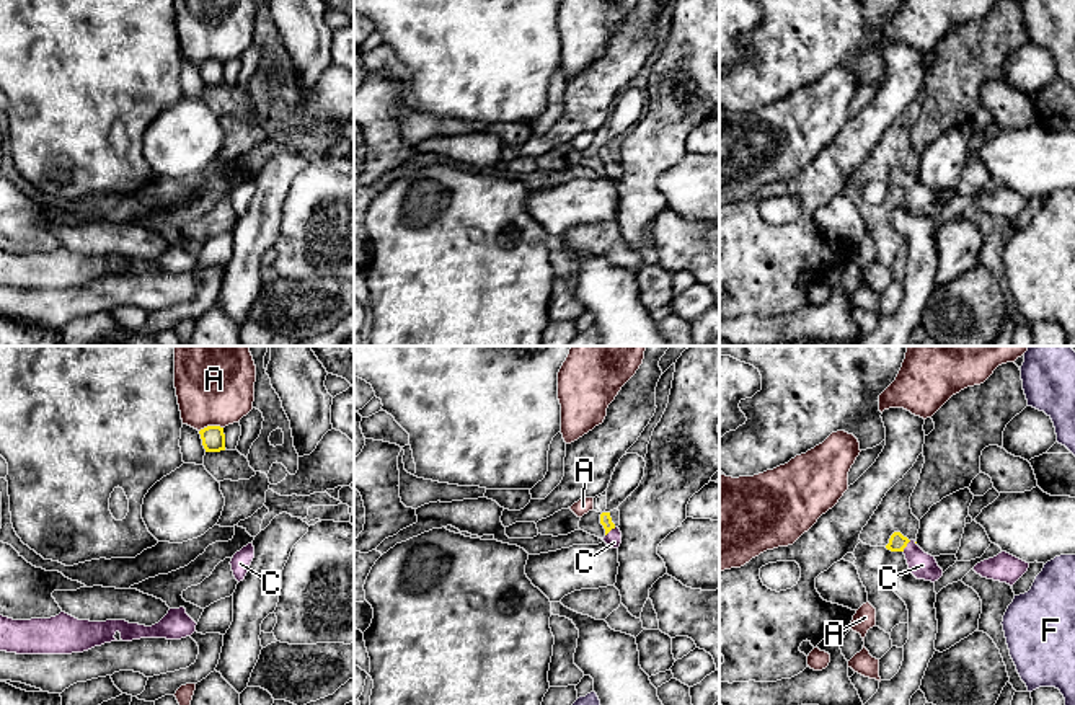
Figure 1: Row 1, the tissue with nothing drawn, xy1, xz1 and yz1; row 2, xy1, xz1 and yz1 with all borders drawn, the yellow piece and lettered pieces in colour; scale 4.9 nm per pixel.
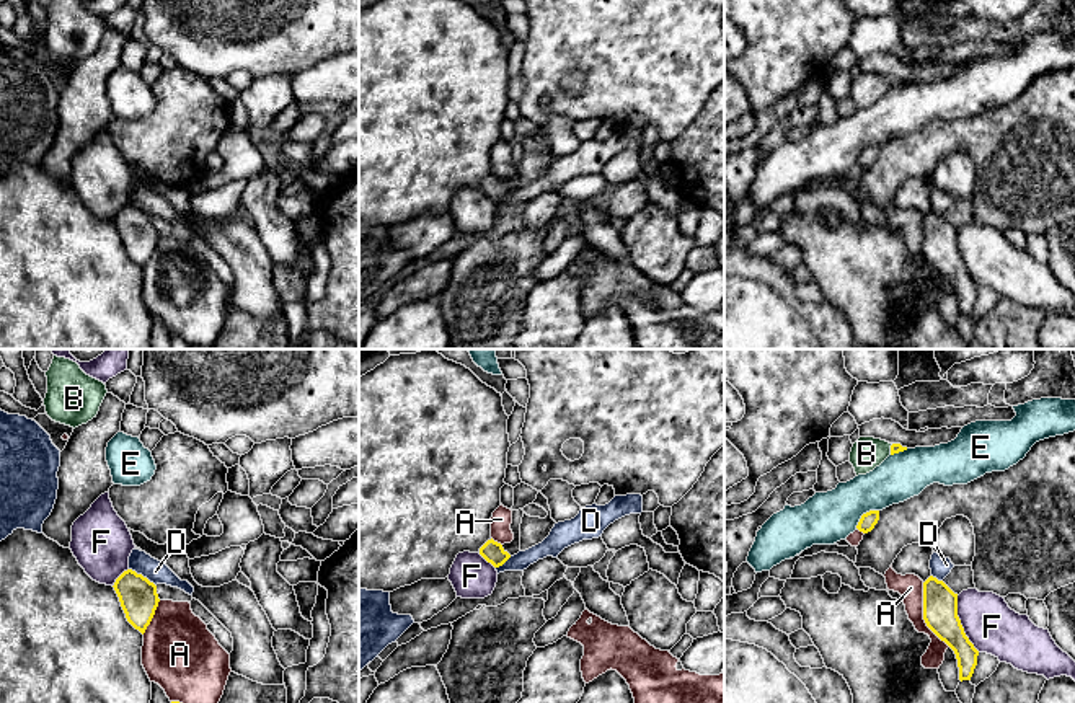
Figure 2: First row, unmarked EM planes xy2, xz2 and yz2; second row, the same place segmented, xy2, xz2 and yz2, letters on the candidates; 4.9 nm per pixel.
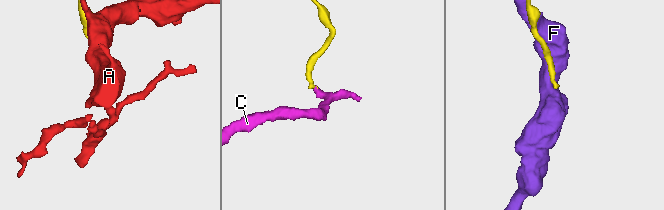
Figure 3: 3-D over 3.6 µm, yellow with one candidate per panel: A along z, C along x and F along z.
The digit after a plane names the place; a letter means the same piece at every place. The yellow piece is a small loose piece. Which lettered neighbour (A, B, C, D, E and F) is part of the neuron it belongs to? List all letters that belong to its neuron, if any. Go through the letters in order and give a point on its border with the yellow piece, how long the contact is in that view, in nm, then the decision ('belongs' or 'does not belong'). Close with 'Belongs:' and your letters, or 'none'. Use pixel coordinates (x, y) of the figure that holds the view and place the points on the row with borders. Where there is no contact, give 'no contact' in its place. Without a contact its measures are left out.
A: meets yellow in yz2 at (924, 615); contact 340 nm long; does not belong
B: meets yellow in yz2 at (891, 449); contact 60 nm long; does not belong
C: meets yellow in yz1 at (906, 545); contact 70 nm long; belongs
D: meets yellow in xy2 at (141, 574); contact 160 nm long; does not belong
E: meets yellow in yz2 at (863, 514); contact 150 nm long; does not belong
F: meets yellow in yz2 at (959, 623); contact 300 nm long; does not belong
Belongs: C

